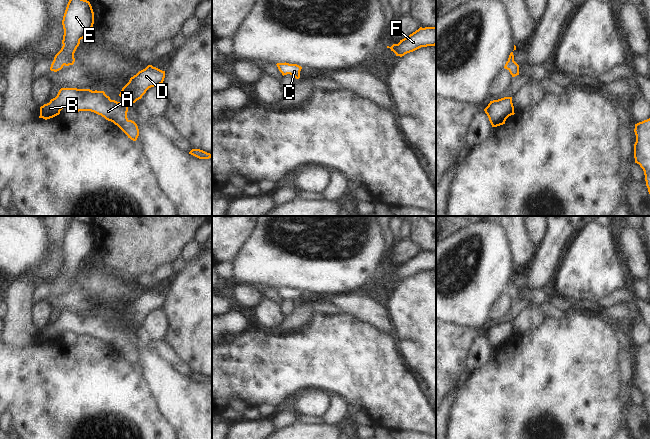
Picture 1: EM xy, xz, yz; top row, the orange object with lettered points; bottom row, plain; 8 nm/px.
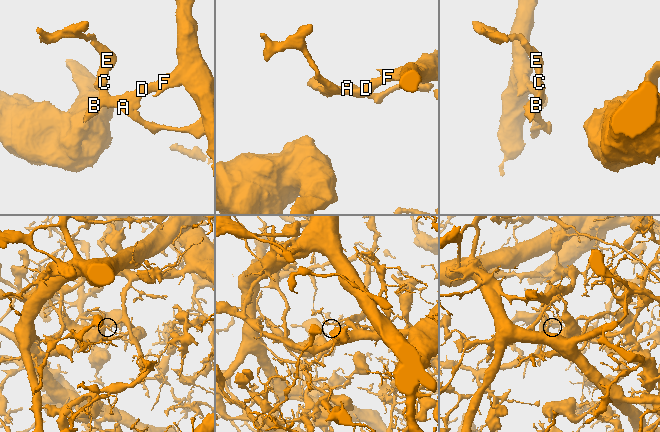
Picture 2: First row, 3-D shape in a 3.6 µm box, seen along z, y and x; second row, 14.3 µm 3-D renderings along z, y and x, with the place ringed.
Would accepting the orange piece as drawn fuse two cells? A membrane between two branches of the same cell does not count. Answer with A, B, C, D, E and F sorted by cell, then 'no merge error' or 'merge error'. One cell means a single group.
groups A B C D E F; no merge error

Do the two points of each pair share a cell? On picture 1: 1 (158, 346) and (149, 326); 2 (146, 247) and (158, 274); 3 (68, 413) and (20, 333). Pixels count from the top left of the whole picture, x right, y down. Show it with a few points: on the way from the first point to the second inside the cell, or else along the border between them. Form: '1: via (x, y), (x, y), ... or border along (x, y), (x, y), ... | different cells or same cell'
1: border along (150, 339), (163, 340) | different cells
2: border along (169, 264), (161, 264), (151, 273) | different cells
3: border along (38, 341), (20, 349), (10, 346) | different cells

